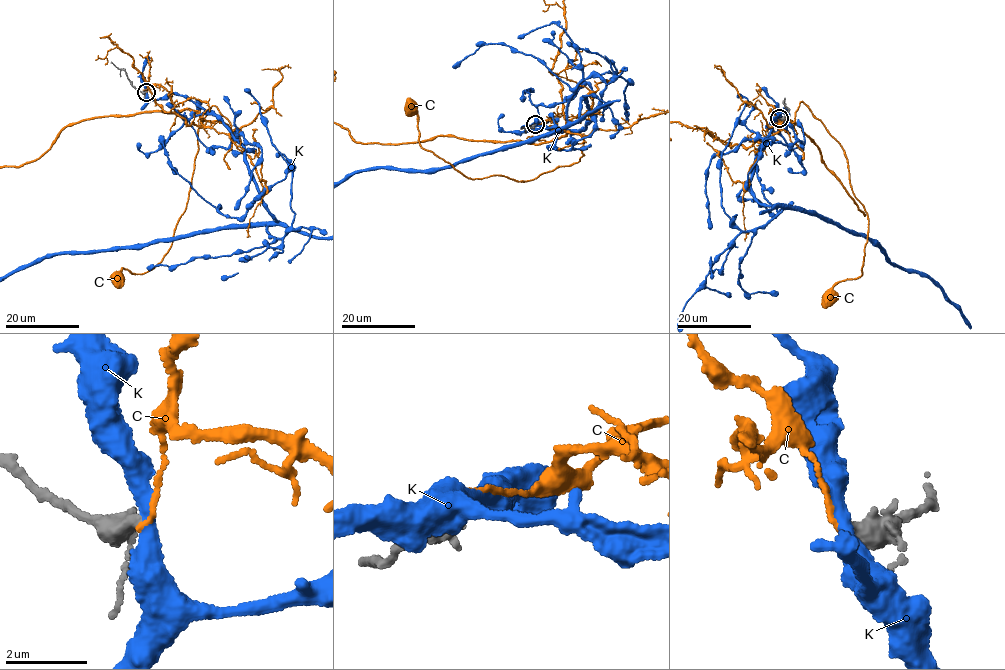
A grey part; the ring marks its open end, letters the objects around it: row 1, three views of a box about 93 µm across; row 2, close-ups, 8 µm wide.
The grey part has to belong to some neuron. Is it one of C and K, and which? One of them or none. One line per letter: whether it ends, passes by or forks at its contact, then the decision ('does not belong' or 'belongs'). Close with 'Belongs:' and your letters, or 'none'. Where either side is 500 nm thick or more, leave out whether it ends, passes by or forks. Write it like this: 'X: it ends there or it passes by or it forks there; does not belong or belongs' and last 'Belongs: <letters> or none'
C: it ends there; does not belong
K: it passes by; does not belong
Belongs: none

